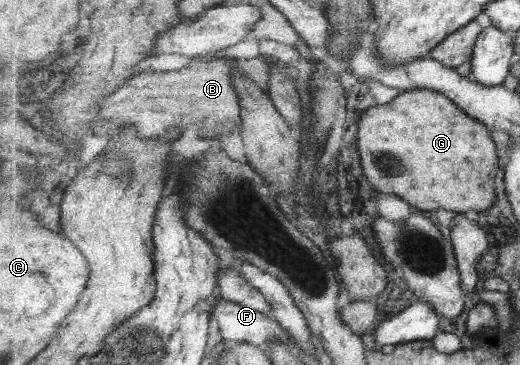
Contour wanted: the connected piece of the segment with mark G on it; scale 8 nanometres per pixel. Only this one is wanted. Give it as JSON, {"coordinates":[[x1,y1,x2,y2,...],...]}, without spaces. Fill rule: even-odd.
{"coordinates":[[423,88,403,91,393,103,369,109,363,119,360,117,359,135,356,137,355,143,359,147,357,150,361,151,365,175,381,193,407,199,420,210,449,209,456,213,485,211,497,199,495,177,502,169,499,167,494,132,439,91]]}

